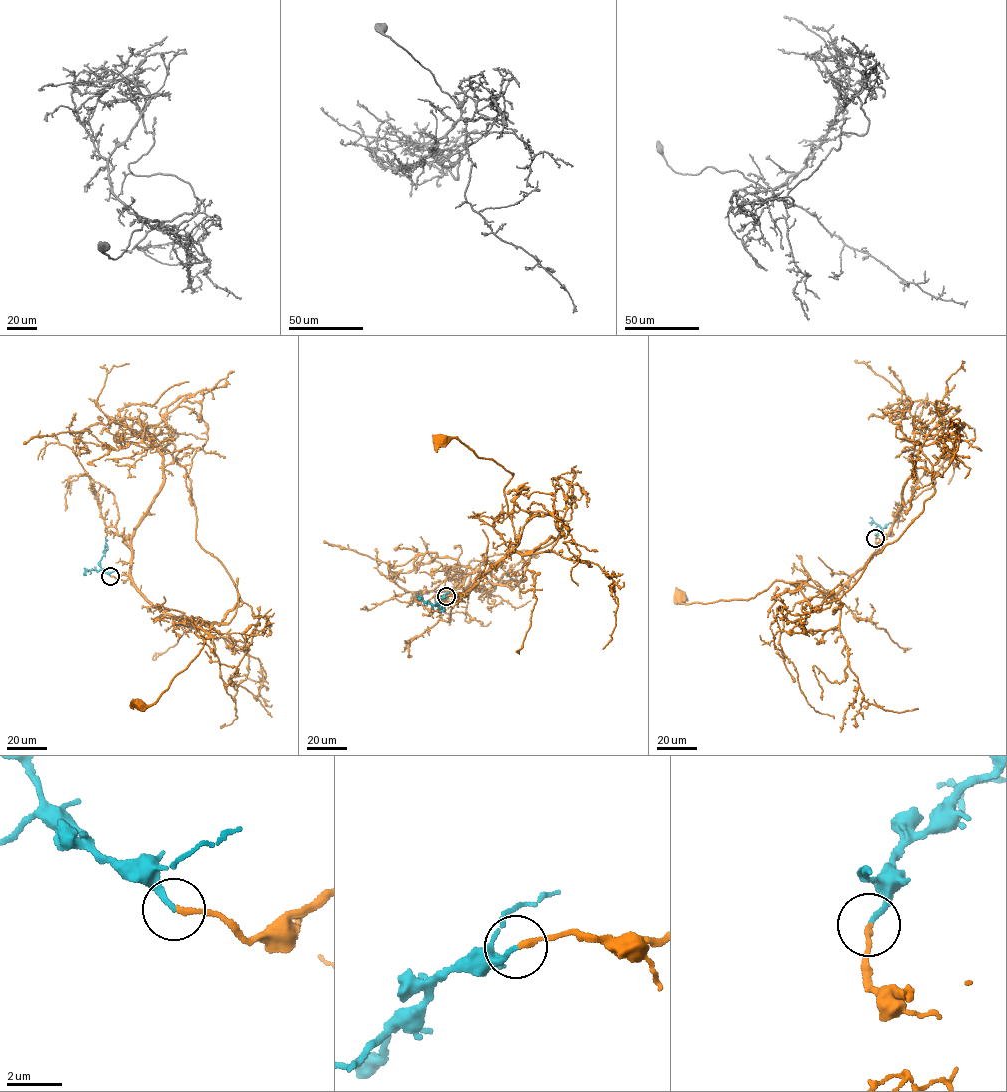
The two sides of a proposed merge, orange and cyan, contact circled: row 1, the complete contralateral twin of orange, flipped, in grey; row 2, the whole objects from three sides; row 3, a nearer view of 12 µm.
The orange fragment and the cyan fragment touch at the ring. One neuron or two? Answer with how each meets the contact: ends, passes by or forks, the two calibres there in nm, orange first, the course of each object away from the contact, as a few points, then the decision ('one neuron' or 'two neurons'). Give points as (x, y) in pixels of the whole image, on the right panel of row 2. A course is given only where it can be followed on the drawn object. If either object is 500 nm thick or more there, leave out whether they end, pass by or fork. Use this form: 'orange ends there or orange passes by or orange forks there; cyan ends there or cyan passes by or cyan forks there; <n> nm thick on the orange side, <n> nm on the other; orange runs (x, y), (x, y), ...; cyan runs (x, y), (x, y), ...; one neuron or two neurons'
orange ends there; cyan ends there; 200 nm thick on the orange side, 180 nm on the other; orange runs (875, 538), (868, 561), (835, 595), (779, 581), (747, 600), (690, 604), (681, 597); cyan runs (875, 538), (882, 528), (898, 518), (899, 507); one neuron

